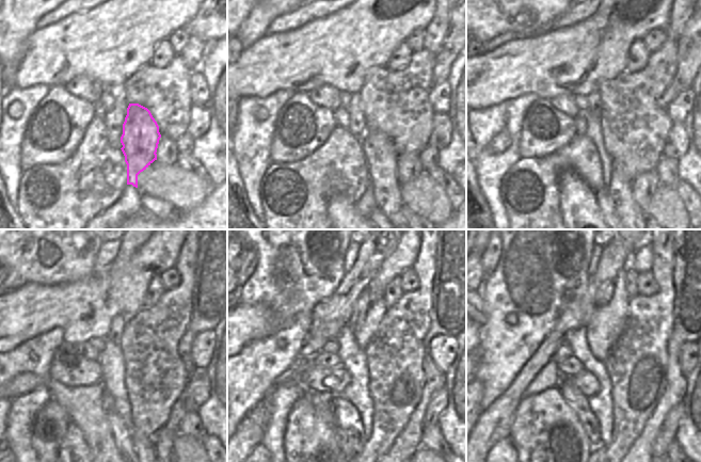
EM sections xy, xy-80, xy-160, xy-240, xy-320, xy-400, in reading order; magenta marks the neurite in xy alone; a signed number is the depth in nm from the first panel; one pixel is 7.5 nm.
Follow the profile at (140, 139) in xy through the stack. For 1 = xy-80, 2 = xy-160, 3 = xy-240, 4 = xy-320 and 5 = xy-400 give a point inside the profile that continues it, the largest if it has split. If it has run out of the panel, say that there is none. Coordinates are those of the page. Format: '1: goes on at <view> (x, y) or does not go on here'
1: goes on at xy-80 (381, 156)
2: goes on at xy-160 (620, 190)
3: goes on at xy-240 (144, 446)
4: does not go on here
5: does not go on here

